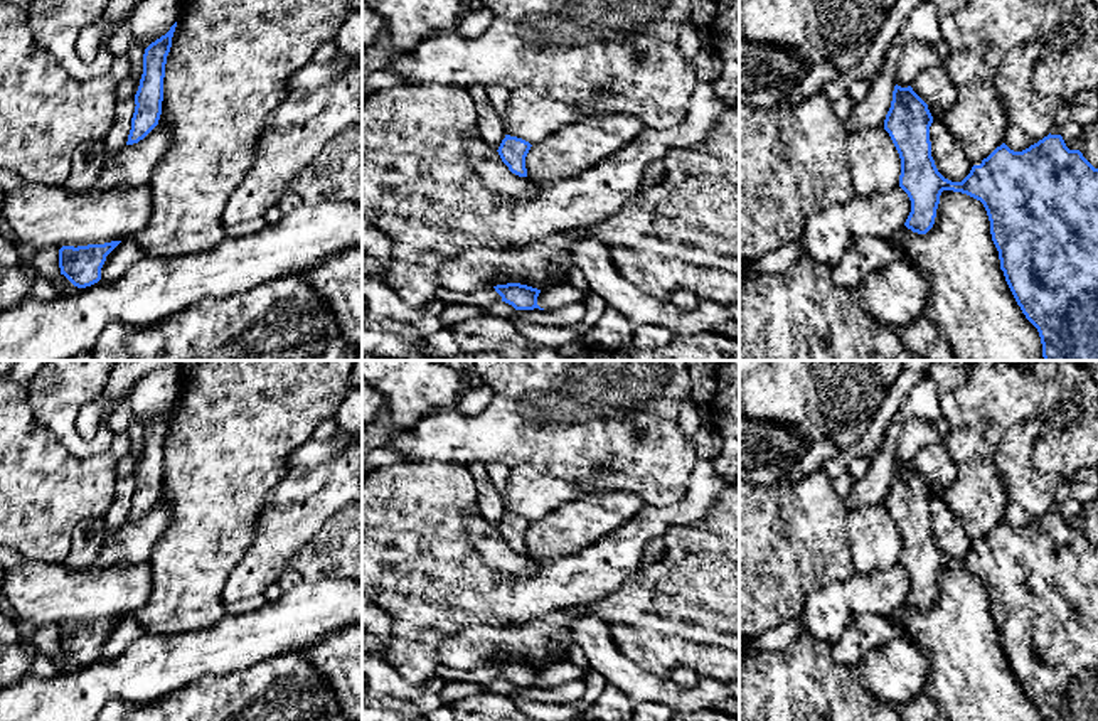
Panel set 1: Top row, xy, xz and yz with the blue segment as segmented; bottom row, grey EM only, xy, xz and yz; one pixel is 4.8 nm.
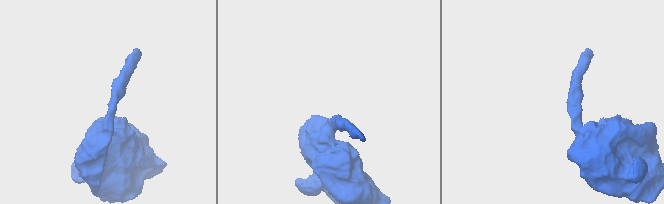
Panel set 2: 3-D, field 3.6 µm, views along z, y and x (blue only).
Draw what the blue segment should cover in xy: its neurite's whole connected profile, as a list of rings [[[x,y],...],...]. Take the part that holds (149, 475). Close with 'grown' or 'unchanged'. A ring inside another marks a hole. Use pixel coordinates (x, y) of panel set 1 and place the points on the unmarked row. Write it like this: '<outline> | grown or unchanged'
[[[177,399],[165,413],[145,426],[143,451],[135,472],[136,483],[131,495],[131,507],[126,522],[138,521],[158,502],[163,478],[165,441],[172,425],[175,404]]] | unchanged

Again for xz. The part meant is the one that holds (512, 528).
[[[505,512],[497,529],[512,551],[527,554],[525,534],[530,524],[532,522],[522,515]]] | unchanged

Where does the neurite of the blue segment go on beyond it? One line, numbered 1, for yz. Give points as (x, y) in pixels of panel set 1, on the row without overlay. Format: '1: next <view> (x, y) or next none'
1: next none

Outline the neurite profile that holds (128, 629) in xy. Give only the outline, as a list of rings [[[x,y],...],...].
[[[123,617],[108,633],[101,645],[101,657],[116,657],[133,642],[143,637],[147,630],[136,617]]]

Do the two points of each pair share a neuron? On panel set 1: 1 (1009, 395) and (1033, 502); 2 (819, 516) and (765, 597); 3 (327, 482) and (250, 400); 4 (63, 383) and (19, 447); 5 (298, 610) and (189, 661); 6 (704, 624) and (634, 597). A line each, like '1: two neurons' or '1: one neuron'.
1: two neurons
2: one neuron
3: two neurons
4: two neurons
5: one neuron
6: one neuron

